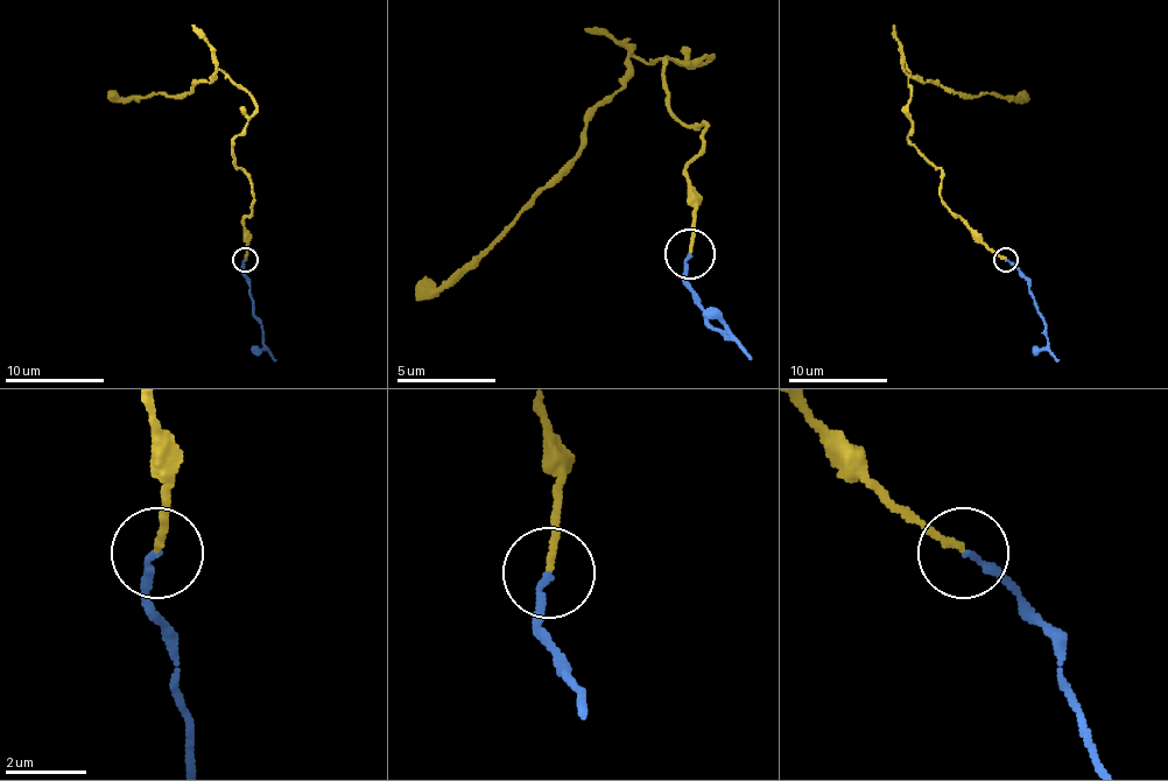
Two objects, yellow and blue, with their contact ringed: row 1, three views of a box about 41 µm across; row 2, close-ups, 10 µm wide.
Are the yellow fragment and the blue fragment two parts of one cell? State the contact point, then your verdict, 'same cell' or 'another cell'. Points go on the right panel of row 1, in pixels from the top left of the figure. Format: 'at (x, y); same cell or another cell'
at (1005, 260); same cell

